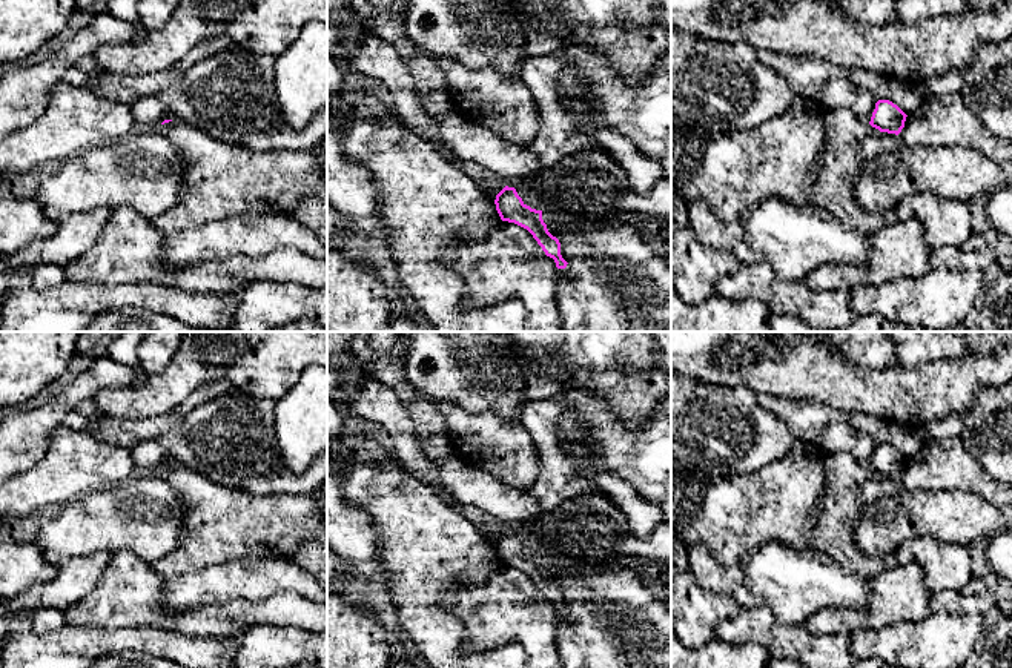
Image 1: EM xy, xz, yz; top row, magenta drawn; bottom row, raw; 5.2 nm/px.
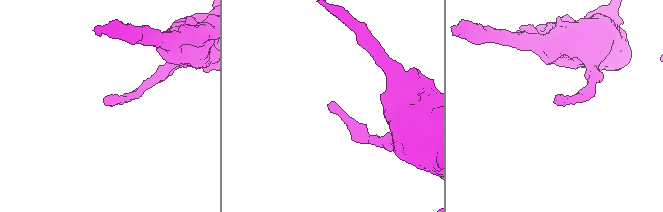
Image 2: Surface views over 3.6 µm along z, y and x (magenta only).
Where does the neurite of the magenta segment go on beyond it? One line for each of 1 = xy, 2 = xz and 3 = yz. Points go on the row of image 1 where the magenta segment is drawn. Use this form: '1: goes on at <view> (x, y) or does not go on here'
1: does not go on here
2: does not go on here
3: does not go on here

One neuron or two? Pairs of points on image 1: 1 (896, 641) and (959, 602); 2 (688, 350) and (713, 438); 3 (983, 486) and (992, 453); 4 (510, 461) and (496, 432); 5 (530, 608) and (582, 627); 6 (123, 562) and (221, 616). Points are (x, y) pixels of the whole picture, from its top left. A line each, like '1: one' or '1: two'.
1: two
2: two
3: two
4: one
5: two
6: one

